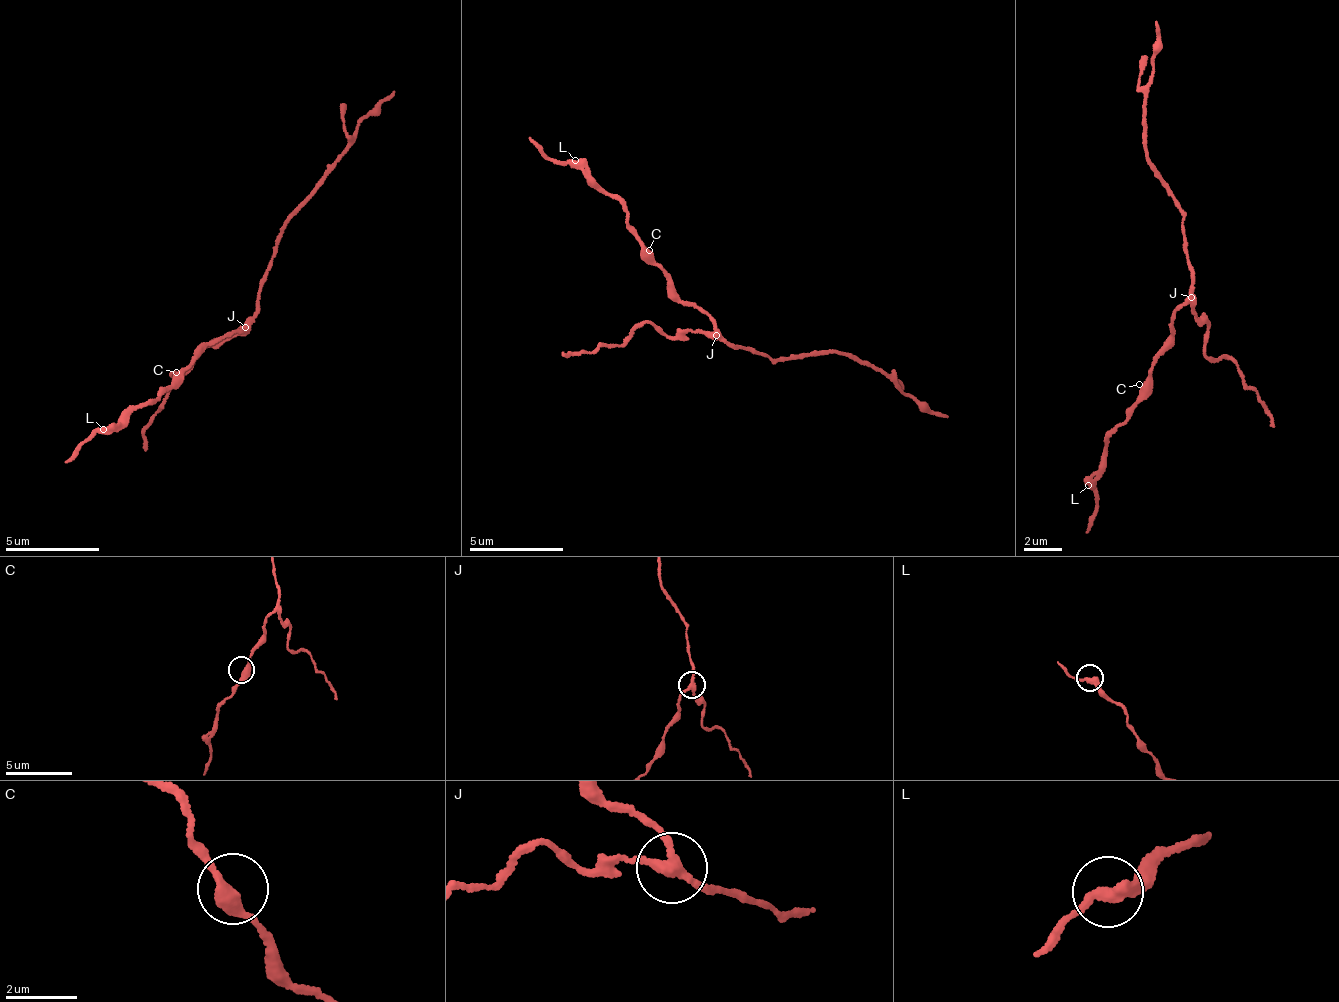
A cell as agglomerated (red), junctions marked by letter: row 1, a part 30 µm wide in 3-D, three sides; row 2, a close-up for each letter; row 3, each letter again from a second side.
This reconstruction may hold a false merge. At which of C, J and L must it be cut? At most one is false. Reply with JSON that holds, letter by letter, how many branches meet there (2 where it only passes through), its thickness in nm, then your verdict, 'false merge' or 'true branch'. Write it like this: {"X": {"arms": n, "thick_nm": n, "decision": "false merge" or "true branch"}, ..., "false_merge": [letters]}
{"C": {"arms": 2, "thick_nm": 360, "decision": "true branch"}, "J": {"arms": 3, "thick_nm": 260, "decision": "false merge"}, "L": {"arms": 2, "thick_nm": 320, "decision": "true branch"}, "false_merge": ["J"]}

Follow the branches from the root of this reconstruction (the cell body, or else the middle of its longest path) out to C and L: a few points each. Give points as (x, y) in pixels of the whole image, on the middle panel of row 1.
C: (720, 337), (712, 321), (675, 294), (670, 276), (649, 254), (649, 250)
L: (720, 337), (712, 321), (675, 294), (670, 276), (656, 264), (652, 252), (630, 225), (626, 208), (575, 160)

